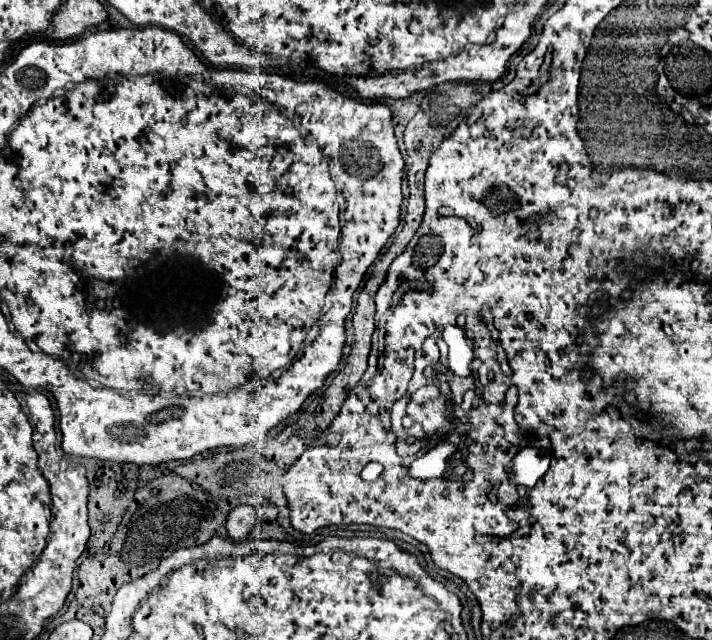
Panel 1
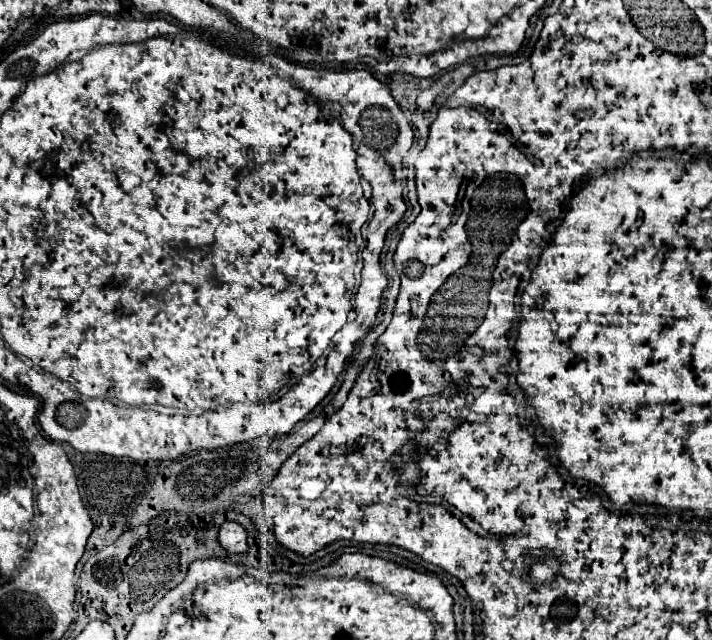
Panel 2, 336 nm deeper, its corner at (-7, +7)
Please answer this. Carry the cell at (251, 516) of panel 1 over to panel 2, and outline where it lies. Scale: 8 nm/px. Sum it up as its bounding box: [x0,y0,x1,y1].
[219,521,247,553]

